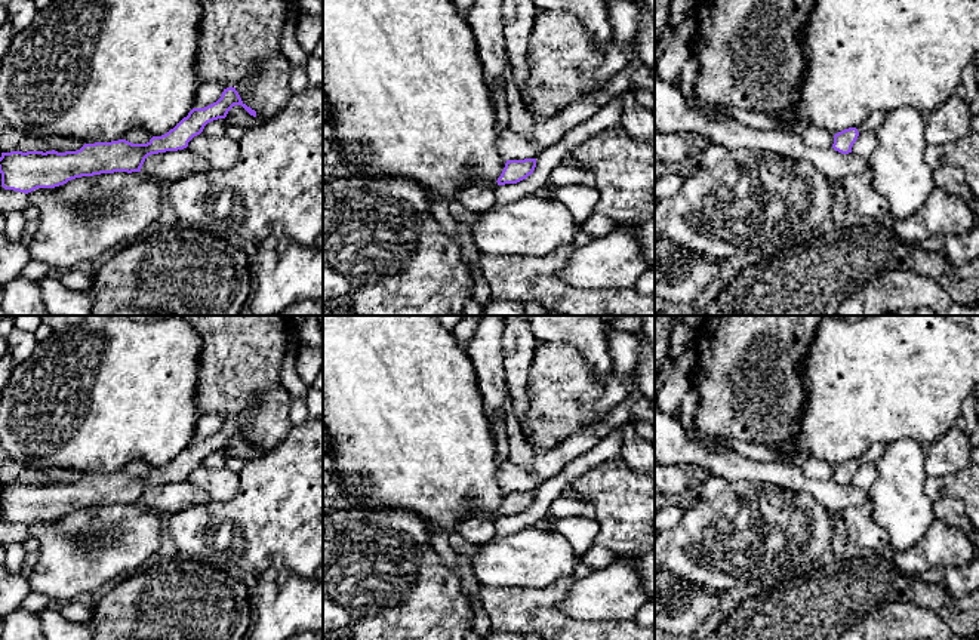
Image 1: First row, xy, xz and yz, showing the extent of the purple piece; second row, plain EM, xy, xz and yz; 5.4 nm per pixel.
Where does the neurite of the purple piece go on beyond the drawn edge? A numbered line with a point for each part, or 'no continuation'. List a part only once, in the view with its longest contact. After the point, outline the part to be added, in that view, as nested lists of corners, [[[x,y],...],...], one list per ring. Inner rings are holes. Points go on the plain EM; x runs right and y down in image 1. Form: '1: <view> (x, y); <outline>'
no continuation

